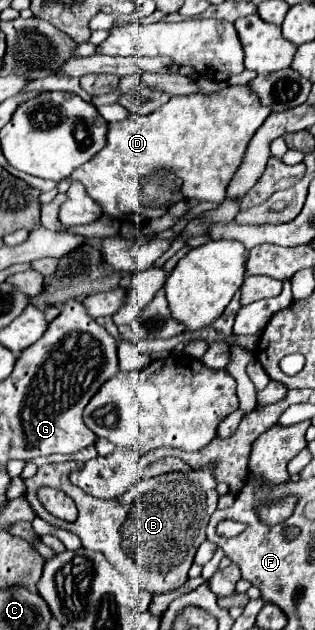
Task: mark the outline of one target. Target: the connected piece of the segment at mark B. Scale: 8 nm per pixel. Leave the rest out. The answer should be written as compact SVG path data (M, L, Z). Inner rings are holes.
M82 461L48 463L42 465L34 477L26 479L26 497L36 515L56 527L76 533L84 549L100 551L130 583L136 583L138 589L158 595L182 587L184 581L188 581L188 571L192 567L196 549L206 539L208 521L216 511L218 495L212 473L204 473L204 469L190 473L166 473L146 479L146 487L144 483L130 487L116 499L96 499L72 485L68 479L72 471L82 467ZM40 487L64 491L76 503L78 519L68 523L48 513L38 499Z

